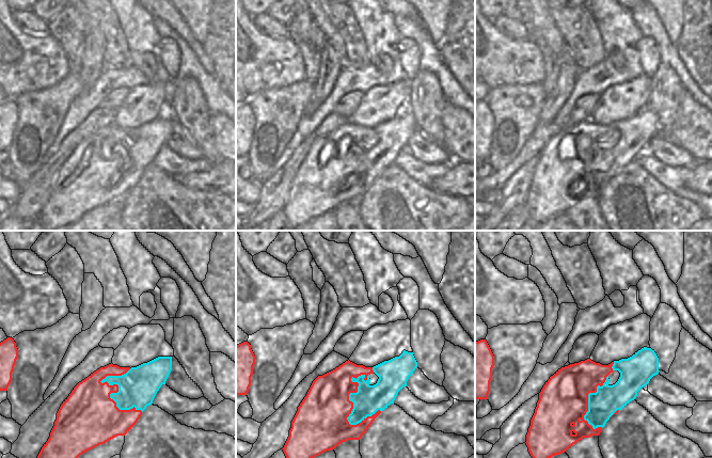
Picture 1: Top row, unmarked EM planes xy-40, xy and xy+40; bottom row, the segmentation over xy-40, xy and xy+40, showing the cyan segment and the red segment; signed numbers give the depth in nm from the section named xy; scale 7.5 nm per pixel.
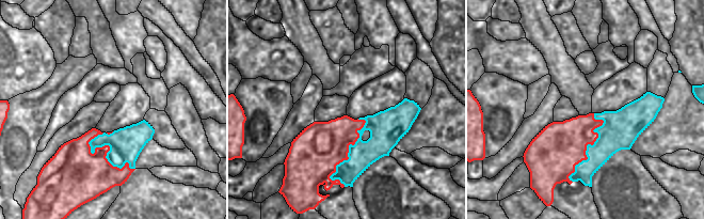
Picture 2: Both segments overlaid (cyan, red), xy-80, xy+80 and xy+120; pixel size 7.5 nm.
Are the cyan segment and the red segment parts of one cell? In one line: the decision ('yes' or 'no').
yes

